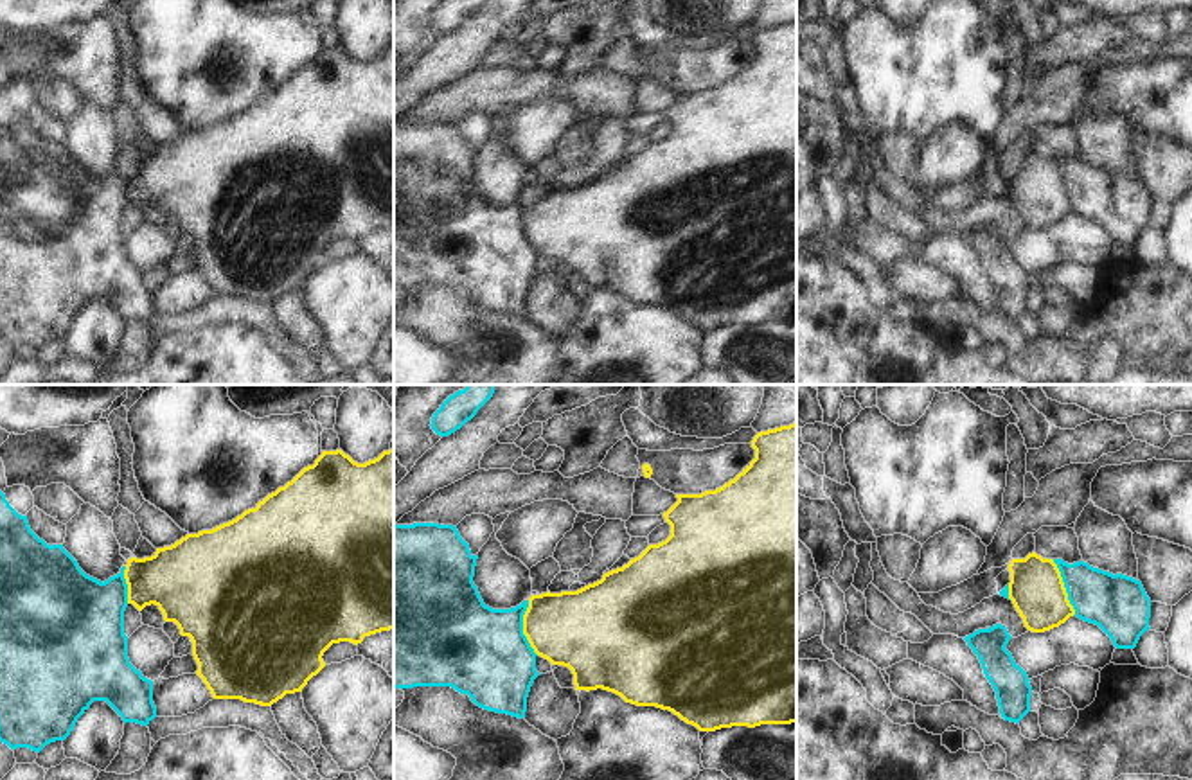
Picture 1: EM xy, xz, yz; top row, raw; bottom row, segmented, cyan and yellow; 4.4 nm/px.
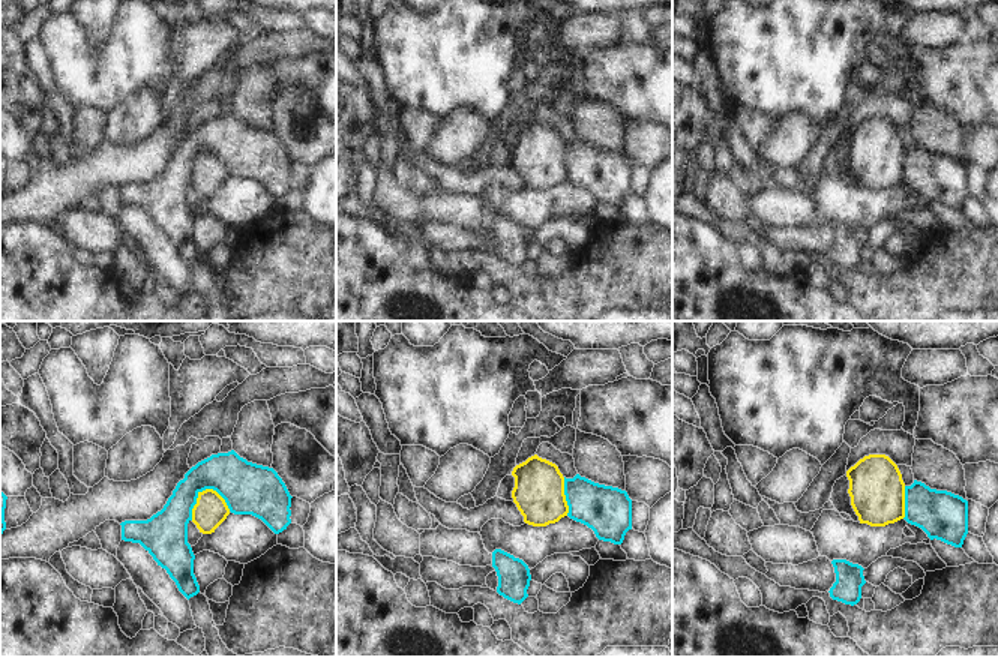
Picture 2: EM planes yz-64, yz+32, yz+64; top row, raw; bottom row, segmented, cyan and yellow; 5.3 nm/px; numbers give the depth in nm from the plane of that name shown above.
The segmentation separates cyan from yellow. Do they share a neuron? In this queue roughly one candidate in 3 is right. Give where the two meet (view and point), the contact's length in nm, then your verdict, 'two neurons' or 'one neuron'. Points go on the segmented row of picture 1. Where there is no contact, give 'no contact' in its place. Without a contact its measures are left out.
xz (522, 628) | 260 nm | two neurons

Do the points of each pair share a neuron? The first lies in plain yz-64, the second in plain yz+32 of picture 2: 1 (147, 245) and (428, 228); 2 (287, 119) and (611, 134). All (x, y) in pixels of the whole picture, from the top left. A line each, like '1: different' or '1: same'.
1: different
2: different

